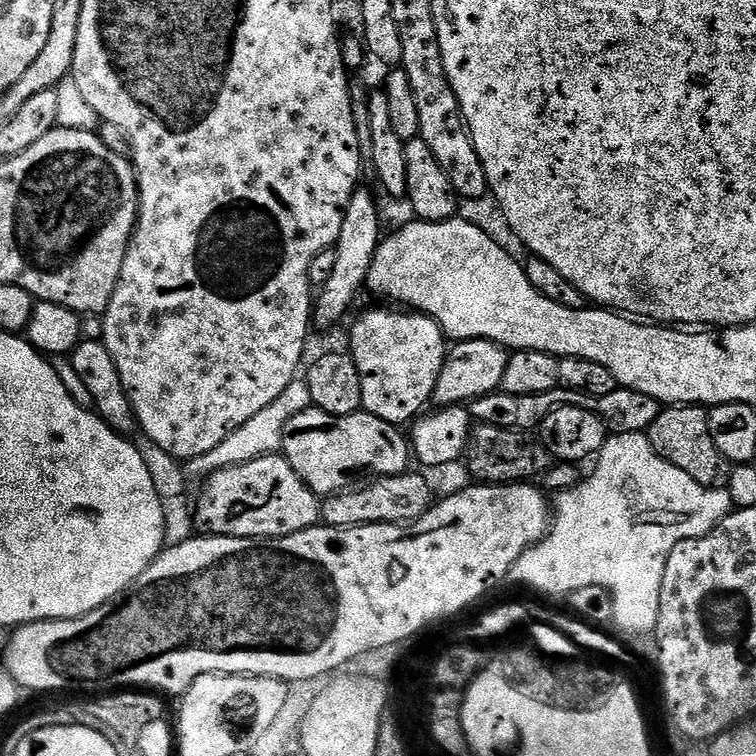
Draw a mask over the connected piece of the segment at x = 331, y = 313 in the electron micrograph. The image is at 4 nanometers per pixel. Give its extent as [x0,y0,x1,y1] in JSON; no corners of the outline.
[312,187,382,328]

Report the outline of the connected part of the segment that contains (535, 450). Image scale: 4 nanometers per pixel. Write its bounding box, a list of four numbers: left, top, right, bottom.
[467,423,550,484]

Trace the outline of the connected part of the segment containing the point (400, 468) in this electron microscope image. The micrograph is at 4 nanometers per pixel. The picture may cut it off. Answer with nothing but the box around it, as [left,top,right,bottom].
[280,407,410,498]

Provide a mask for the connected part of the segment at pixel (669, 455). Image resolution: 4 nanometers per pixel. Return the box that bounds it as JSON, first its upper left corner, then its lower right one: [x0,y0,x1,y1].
[647,404,734,488]

